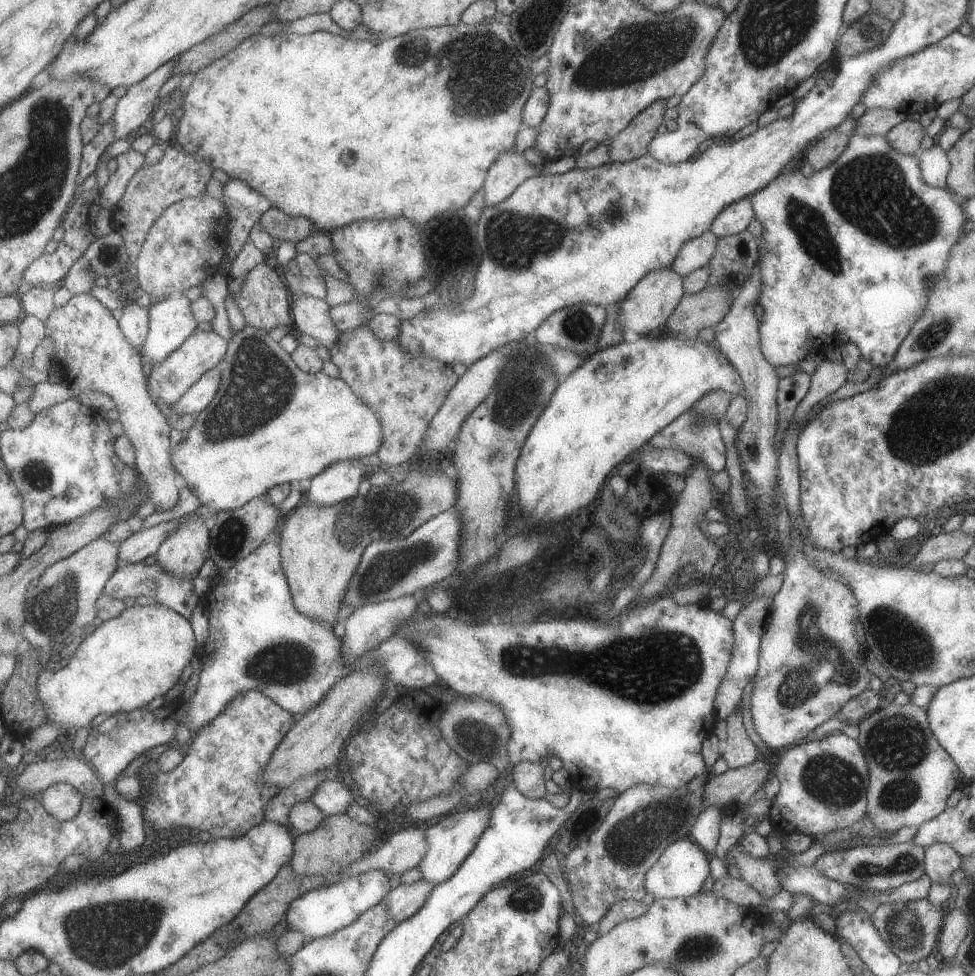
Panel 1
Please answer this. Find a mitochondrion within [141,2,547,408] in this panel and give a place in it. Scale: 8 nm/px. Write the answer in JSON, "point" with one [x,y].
{"point":[485,65]}

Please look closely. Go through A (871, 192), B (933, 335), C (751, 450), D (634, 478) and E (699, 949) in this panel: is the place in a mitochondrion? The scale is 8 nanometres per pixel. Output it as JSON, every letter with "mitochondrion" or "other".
{"A":"mitochondrion","B":"mitochondrion","C":"other","D":"other","E":"mitochondrion"}

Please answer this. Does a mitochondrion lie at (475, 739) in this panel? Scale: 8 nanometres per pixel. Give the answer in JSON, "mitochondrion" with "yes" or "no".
{"mitochondrion":"yes"}

